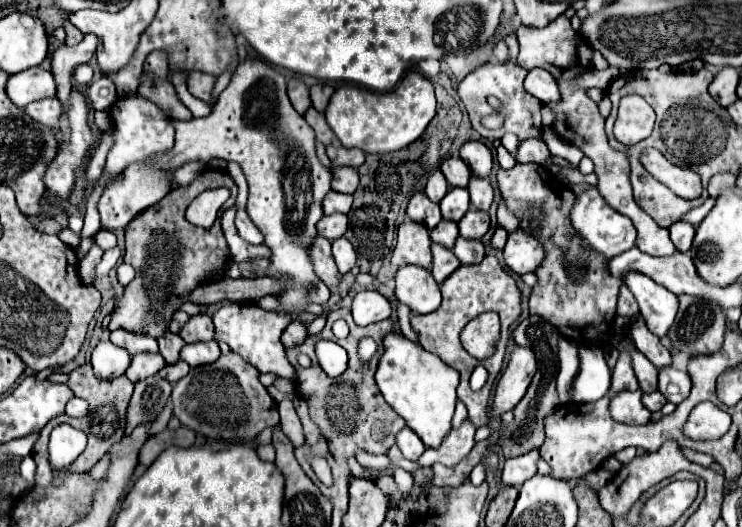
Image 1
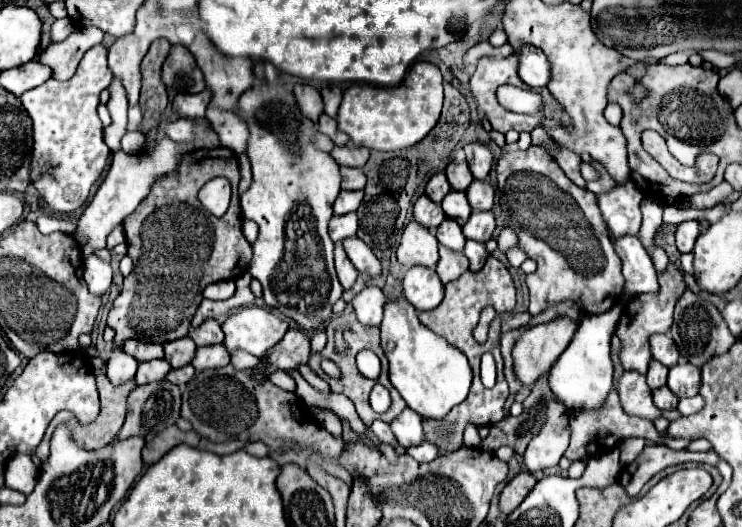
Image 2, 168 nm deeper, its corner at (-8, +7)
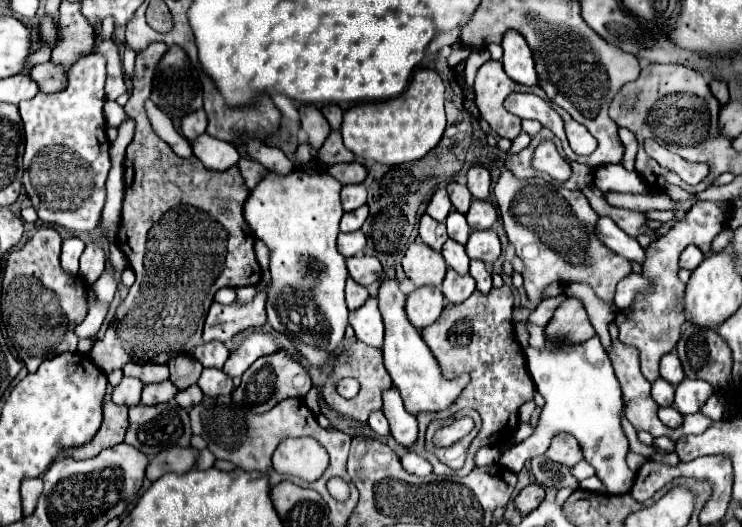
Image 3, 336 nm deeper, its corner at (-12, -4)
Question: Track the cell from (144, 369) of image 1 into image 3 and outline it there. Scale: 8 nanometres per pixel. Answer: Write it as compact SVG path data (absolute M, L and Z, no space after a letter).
M166 381L166 383L154 383L154 385L146 385L142 391L142 403L144 405L158 405L158 403L168 403L170 399L174 399L174 395L178 393L178 389Z

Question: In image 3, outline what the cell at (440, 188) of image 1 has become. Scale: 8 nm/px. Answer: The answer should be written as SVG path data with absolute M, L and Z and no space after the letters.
M438 189L438 191L434 193L434 197L432 197L432 201L428 203L426 213L428 213L432 219L436 219L436 221L446 221L450 209L452 209L452 203L450 203L450 199L448 199L446 189Z

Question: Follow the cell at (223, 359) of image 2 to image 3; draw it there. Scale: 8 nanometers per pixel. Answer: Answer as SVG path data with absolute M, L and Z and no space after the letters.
M204 369L198 379L198 387L204 391L204 395L210 395L210 397L230 395L234 389L232 379L224 375L224 371L220 369Z

